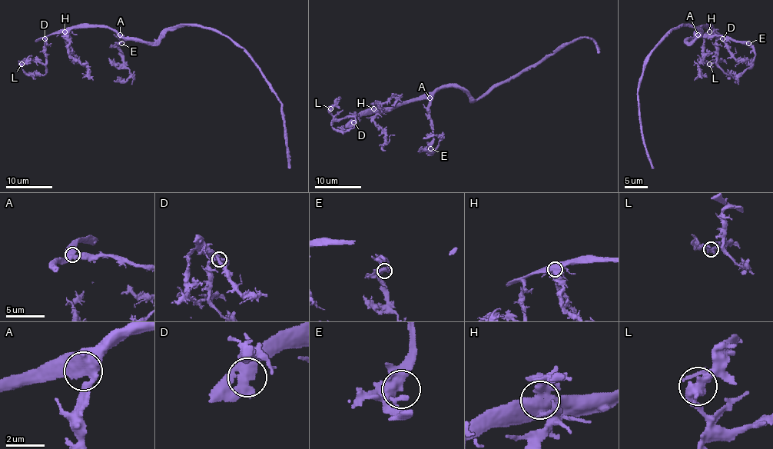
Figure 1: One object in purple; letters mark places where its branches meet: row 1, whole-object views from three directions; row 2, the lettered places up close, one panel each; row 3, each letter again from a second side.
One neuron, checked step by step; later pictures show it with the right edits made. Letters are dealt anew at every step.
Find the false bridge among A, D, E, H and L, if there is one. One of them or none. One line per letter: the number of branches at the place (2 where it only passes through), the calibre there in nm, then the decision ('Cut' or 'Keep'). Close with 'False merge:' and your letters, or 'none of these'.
A: Branches: 3. Thickness 480 nm. Keep
D: Branches: 3. Thickness 440 nm. Keep
E: Branches: 3. Thickness 400 nm. Keep
H: Branches: 3. Thickness 440 nm. Keep
L: Branches: 3. Thickness 400 nm. Keep
False merge: none of these

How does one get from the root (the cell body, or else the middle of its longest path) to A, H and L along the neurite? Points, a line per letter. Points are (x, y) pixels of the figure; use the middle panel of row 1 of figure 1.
A: (486, 95), (473, 100), (460, 88), (442, 87), (429, 98)
H: (486, 95), (473, 100), (460, 88), (442, 87), (418, 100), (403, 101), (391, 107), (374, 109)
L: (486, 95), (473, 100), (460, 88), (442, 87), (418, 100), (361, 112), (356, 117), (337, 119), (330, 109)

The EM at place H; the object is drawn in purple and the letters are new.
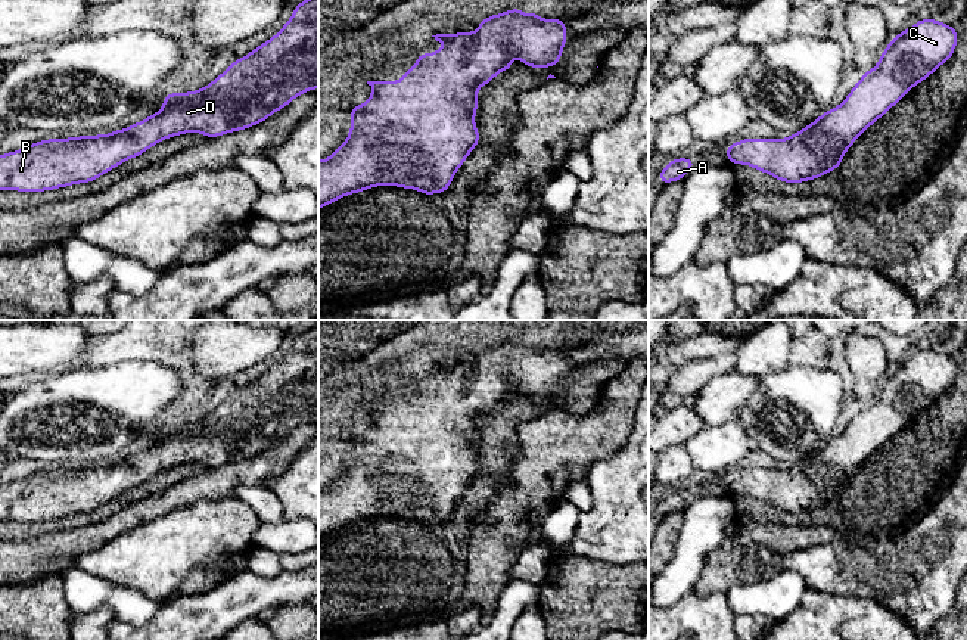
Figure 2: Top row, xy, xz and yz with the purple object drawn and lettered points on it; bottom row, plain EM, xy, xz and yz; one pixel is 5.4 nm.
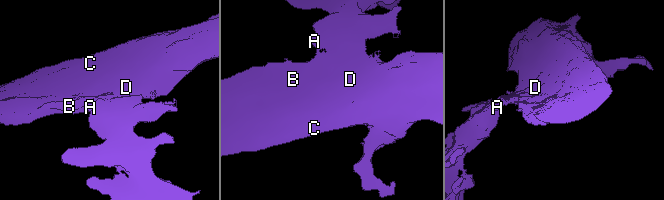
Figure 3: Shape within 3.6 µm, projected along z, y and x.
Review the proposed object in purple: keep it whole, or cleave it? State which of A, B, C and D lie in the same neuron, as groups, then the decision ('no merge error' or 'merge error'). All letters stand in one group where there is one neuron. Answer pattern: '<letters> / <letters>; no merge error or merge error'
A B C D; no merge error

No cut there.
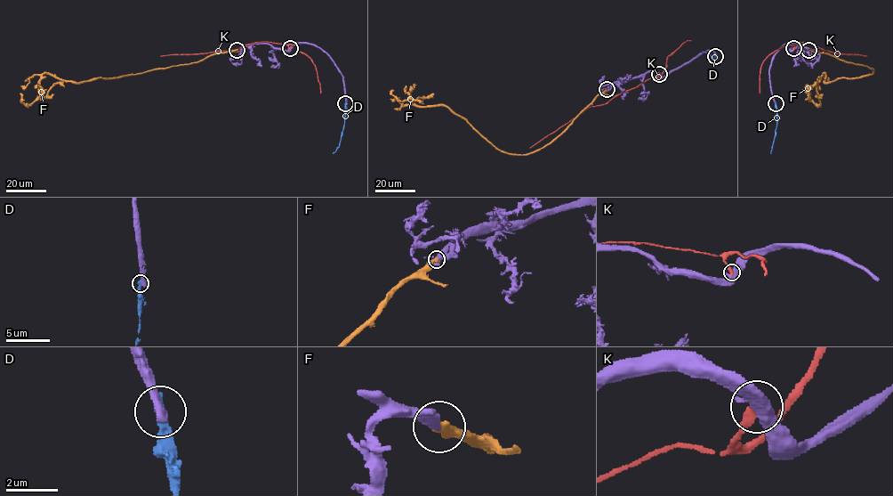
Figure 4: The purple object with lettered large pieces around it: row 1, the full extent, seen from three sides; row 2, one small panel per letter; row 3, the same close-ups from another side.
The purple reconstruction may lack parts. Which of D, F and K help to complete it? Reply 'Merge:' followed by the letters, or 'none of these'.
Merge: F

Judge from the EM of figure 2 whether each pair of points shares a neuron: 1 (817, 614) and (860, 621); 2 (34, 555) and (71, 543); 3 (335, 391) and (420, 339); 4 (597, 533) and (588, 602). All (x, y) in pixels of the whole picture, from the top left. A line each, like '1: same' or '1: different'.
1: same
2: same
3: same
4: different

